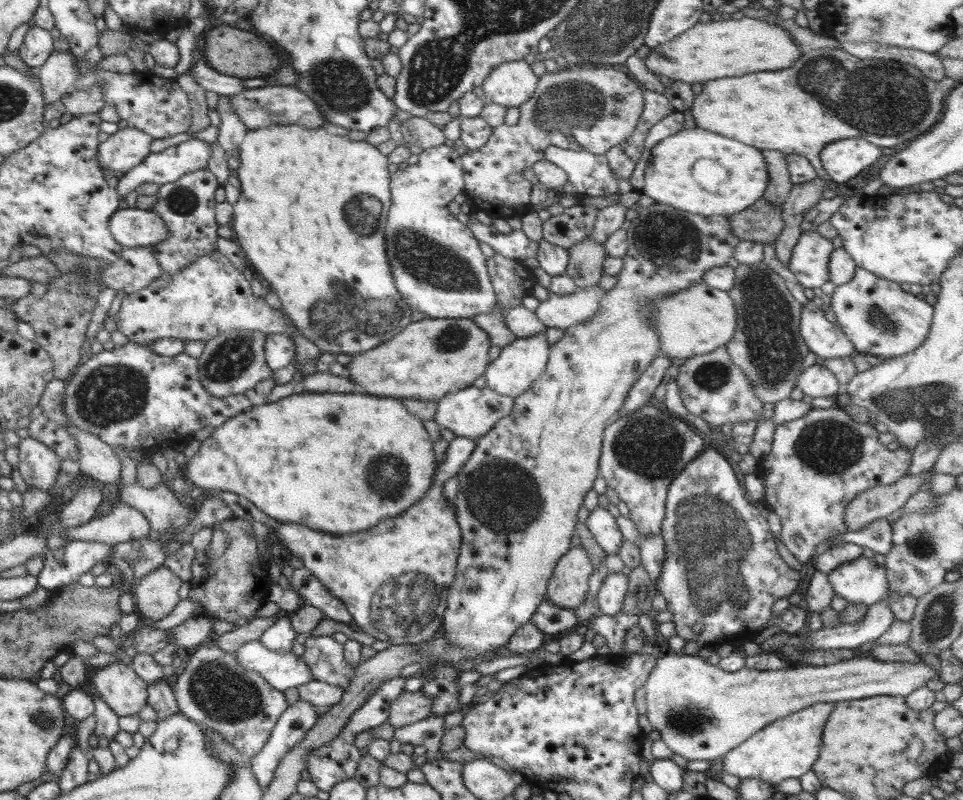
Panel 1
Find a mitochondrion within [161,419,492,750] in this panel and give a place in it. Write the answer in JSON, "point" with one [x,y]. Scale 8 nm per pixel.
{"point":[404,605]}

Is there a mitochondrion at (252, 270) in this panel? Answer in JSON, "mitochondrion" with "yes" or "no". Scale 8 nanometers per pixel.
{"mitochondrion":"no"}

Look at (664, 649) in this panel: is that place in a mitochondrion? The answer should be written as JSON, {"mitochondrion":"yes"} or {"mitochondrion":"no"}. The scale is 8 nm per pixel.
{"mitochondrion":"no"}

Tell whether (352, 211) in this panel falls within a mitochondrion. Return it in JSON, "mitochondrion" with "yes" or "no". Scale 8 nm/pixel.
{"mitochondrion":"yes"}

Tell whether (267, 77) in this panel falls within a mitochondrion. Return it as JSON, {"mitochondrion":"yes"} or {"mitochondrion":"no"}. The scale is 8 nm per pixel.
{"mitochondrion":"no"}

